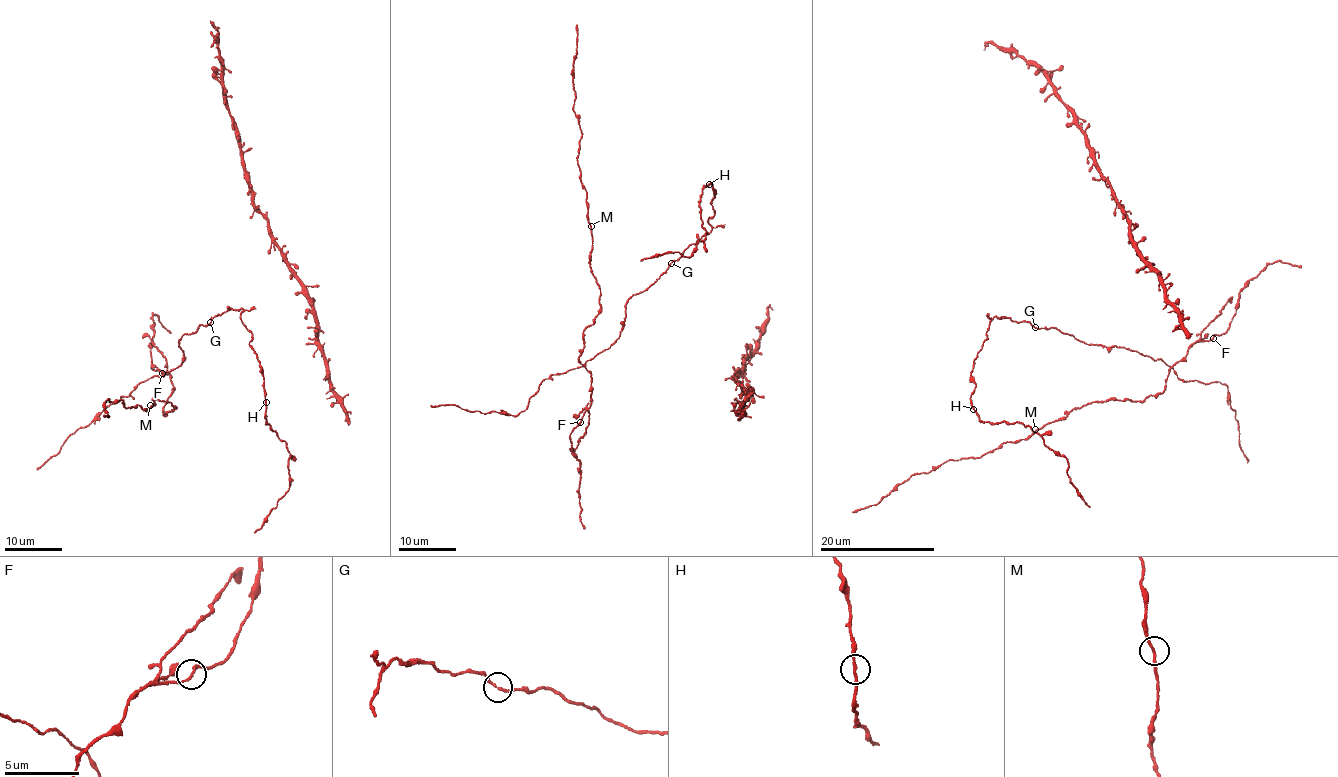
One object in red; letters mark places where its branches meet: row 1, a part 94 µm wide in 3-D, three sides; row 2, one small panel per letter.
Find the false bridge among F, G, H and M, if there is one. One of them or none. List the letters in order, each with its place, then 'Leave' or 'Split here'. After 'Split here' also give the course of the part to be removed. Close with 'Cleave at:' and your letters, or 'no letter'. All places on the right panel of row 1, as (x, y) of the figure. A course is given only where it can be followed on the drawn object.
F: Place: (1213, 338). Leave
G: Place: (1035, 327). Leave
H: Place: (973, 409). Leave
M: Place: (1035, 429). Leave
Cleave at: no letter

